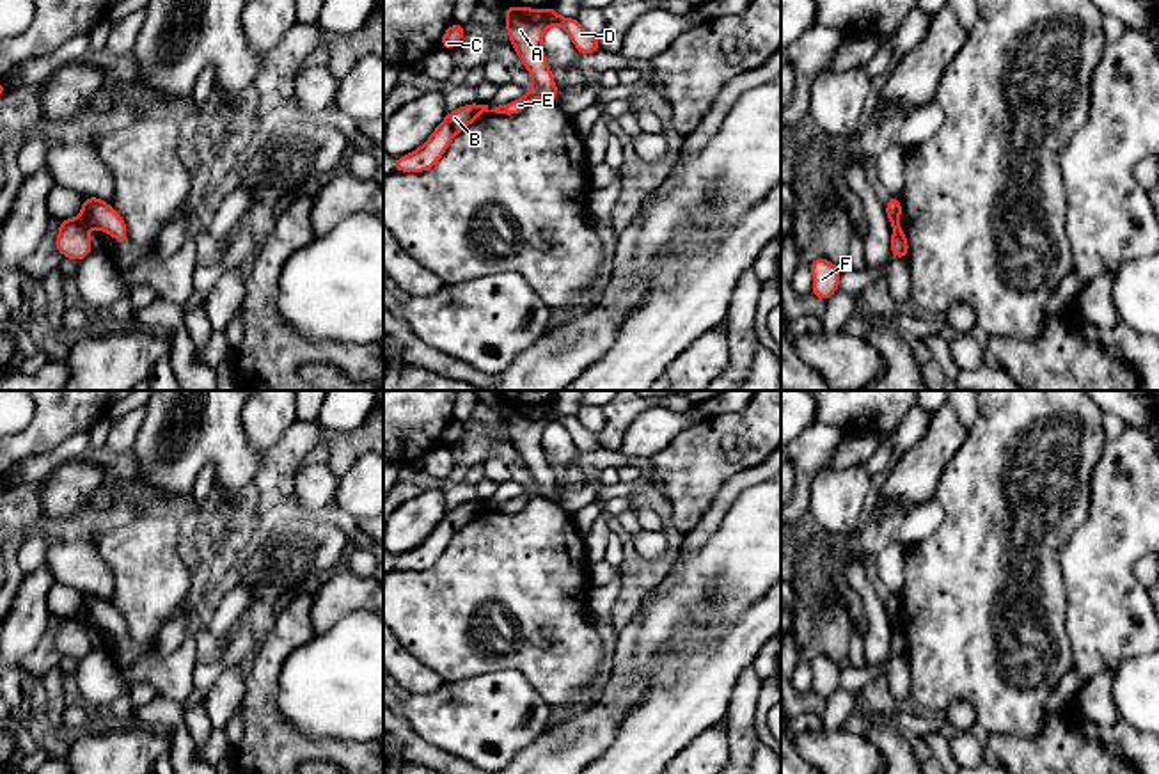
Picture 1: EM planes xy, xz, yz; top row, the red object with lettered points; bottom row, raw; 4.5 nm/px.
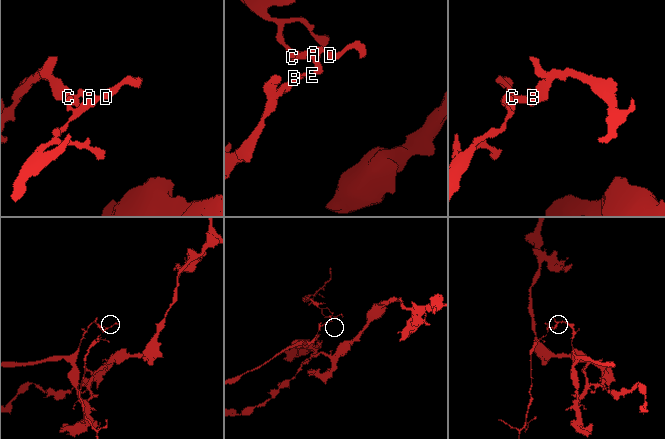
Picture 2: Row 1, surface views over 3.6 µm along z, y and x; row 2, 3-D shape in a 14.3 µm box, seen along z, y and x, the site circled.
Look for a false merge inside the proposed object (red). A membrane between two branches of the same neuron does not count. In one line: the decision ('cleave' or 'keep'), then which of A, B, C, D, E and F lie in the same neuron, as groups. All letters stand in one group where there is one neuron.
cleave | A C D E F / B

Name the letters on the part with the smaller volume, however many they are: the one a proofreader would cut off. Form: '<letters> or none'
A, C, D, E, F

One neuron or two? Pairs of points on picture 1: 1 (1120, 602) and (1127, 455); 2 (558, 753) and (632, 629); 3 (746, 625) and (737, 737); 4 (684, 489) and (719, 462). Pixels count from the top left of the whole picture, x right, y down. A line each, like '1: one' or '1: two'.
1: one
2: one
3: two
4: one

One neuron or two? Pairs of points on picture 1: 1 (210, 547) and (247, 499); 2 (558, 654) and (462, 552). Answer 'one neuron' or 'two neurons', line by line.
1: one neuron
2: one neuron

